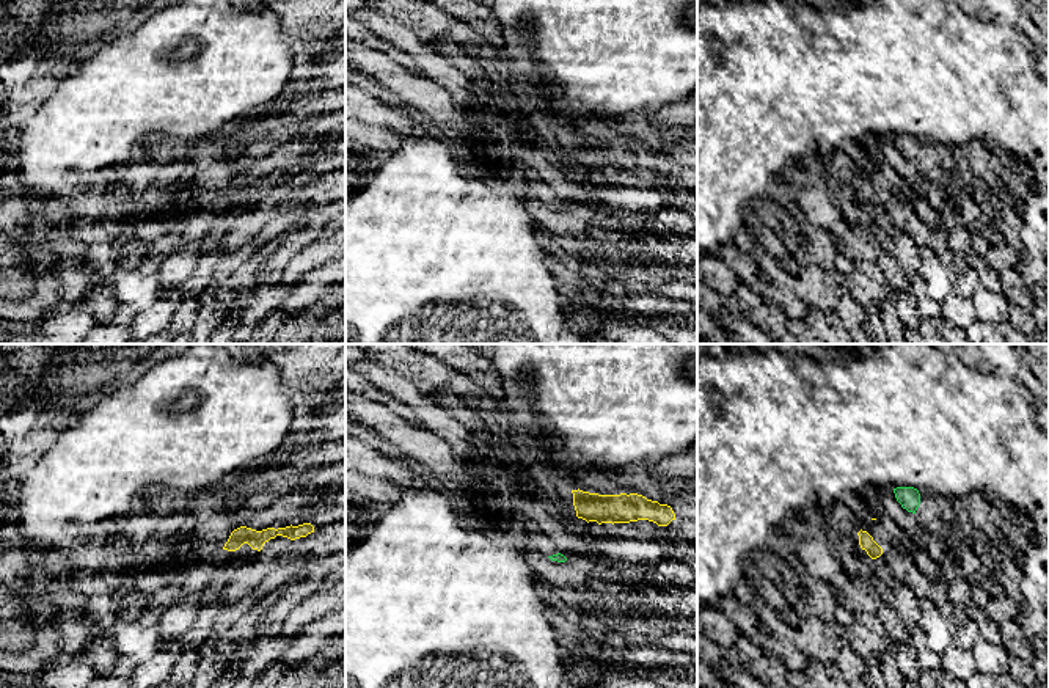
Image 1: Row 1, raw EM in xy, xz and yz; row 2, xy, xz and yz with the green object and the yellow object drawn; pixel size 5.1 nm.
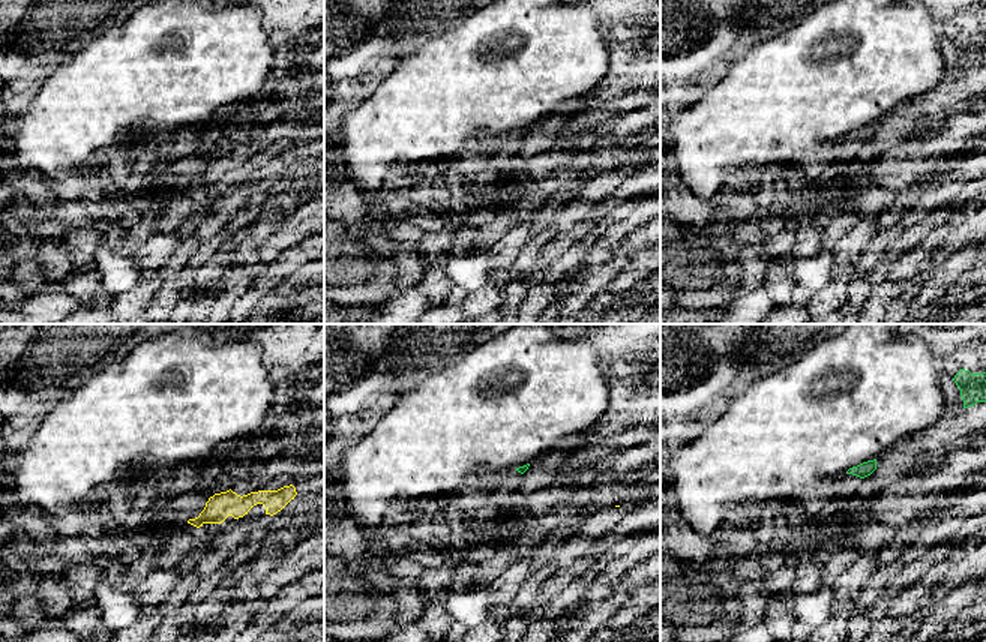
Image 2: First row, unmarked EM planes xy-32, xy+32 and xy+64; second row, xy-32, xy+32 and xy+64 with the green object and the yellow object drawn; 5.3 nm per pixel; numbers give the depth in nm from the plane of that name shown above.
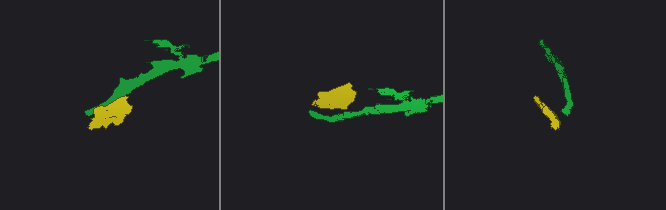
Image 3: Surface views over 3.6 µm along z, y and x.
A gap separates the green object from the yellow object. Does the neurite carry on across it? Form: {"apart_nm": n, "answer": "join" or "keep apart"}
{"apart_nm": 150, "answer": "keep apart"}

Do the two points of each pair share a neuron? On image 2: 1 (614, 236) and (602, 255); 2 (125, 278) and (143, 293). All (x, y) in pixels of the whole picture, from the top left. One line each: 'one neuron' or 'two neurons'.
1: one neuron
2: two neurons

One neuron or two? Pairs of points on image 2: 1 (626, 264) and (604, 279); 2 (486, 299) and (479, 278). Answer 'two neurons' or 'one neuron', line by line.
1: one neuron
2: two neurons

